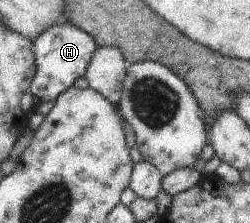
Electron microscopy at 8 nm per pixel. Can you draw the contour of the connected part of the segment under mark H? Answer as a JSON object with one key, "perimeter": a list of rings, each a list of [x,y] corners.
{"perimeter":[[[71,22],[50,27],[34,41],[37,71],[30,87],[30,95],[36,103],[54,105],[57,98],[75,85],[77,79],[86,77],[86,71],[97,49],[93,36]]]}

